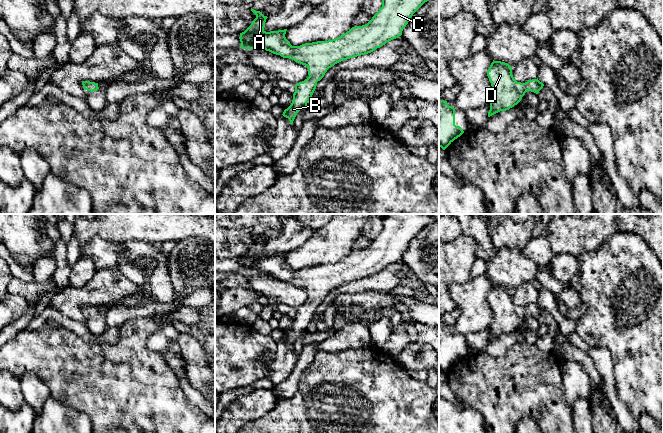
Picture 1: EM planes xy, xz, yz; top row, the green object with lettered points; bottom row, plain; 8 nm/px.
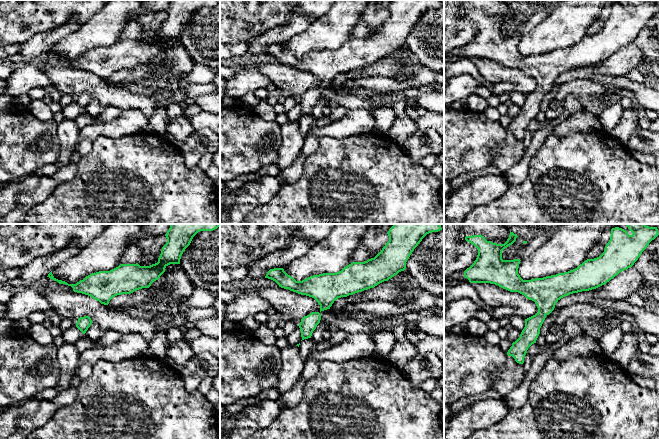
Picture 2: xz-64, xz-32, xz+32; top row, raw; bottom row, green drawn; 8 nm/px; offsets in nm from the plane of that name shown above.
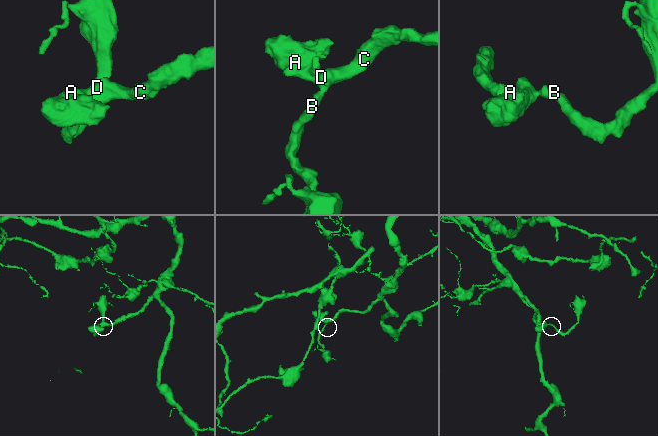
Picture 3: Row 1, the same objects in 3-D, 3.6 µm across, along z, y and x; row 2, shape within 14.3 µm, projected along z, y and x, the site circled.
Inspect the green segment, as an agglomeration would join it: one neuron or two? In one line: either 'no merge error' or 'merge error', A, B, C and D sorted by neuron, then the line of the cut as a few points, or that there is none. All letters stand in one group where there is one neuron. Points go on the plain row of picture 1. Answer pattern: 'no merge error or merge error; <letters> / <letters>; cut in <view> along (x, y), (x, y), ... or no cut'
no merge error; A B C D; no cut

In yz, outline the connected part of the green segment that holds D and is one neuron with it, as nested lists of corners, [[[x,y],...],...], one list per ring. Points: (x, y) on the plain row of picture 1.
[[[493,284],[487,295],[487,300],[493,312],[488,341],[514,331],[527,315],[538,318],[544,310],[538,302],[525,307],[517,306],[512,299],[512,291],[501,285]]]

